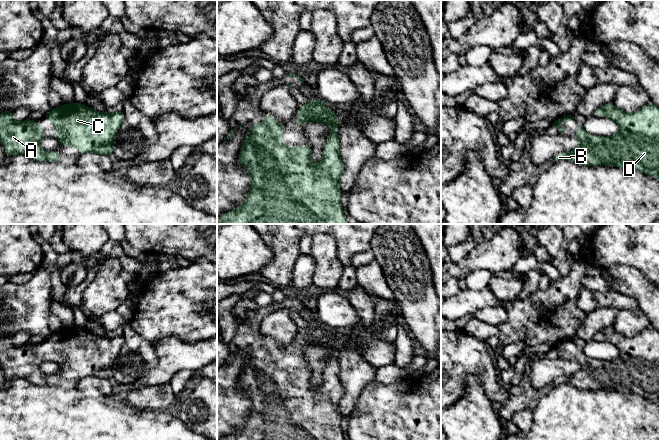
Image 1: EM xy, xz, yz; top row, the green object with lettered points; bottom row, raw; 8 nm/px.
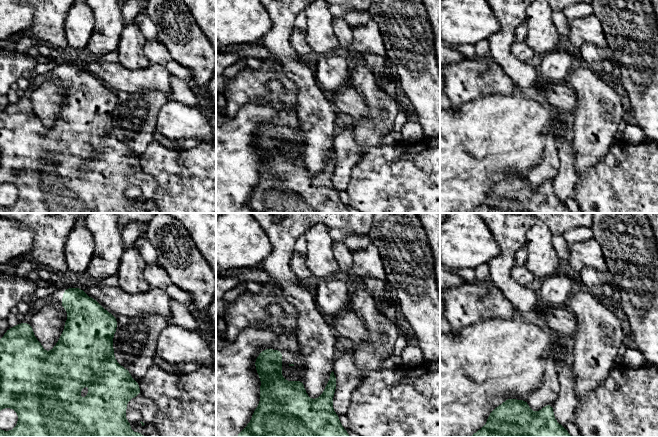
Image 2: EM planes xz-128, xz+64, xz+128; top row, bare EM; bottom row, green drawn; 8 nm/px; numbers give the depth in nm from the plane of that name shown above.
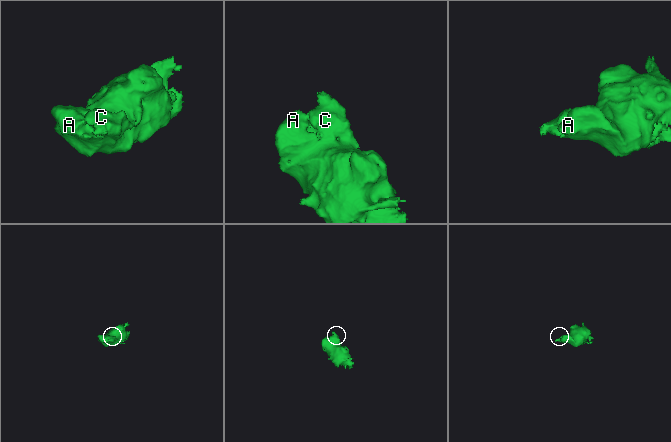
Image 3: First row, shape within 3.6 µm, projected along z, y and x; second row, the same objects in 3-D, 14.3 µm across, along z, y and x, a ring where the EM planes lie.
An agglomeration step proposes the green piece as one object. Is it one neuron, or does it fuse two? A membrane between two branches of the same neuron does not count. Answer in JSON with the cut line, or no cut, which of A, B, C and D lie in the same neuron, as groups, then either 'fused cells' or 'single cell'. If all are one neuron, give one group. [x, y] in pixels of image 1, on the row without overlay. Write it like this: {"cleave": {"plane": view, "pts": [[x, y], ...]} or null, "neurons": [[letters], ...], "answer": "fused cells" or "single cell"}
{"cleave": null, "neurons": [["A", "B", "C", "D"]], "answer": "single cell"}

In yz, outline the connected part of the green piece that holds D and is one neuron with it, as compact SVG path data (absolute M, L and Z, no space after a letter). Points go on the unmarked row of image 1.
M609 326L601 331L598 331L594 339L596 341L606 341L612 343L618 350L619 356L610 361L588 358L583 350L579 347L579 353L573 360L580 365L580 369L571 376L562 376L554 381L553 385L571 384L579 389L600 390L610 389L619 392L633 392L648 400L659 404L659 332L653 326L649 326L644 331L634 337L626 337Z

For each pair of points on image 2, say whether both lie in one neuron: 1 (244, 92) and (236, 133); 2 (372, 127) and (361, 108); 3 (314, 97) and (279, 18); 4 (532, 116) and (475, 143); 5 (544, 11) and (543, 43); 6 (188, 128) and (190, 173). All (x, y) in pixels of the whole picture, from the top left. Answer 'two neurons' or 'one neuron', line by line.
1: two neurons
2: two neurons
3: one neuron
4: one neuron
5: one neuron
6: two neurons

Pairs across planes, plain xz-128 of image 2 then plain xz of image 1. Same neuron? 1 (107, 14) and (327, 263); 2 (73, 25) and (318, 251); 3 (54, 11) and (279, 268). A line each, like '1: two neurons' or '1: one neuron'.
1: one neuron
2: two neurons
3: one neuron

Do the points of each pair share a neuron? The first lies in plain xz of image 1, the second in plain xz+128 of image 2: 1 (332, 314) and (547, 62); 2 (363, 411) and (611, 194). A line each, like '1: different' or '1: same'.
1: same
2: same

